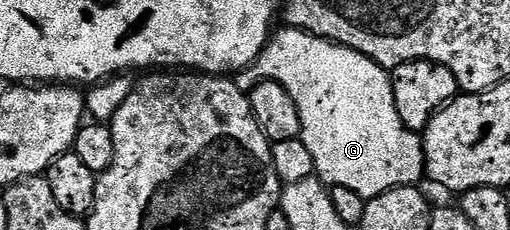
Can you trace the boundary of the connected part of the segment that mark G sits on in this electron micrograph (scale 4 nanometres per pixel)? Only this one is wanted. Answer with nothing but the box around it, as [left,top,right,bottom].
[256,27,426,199]

